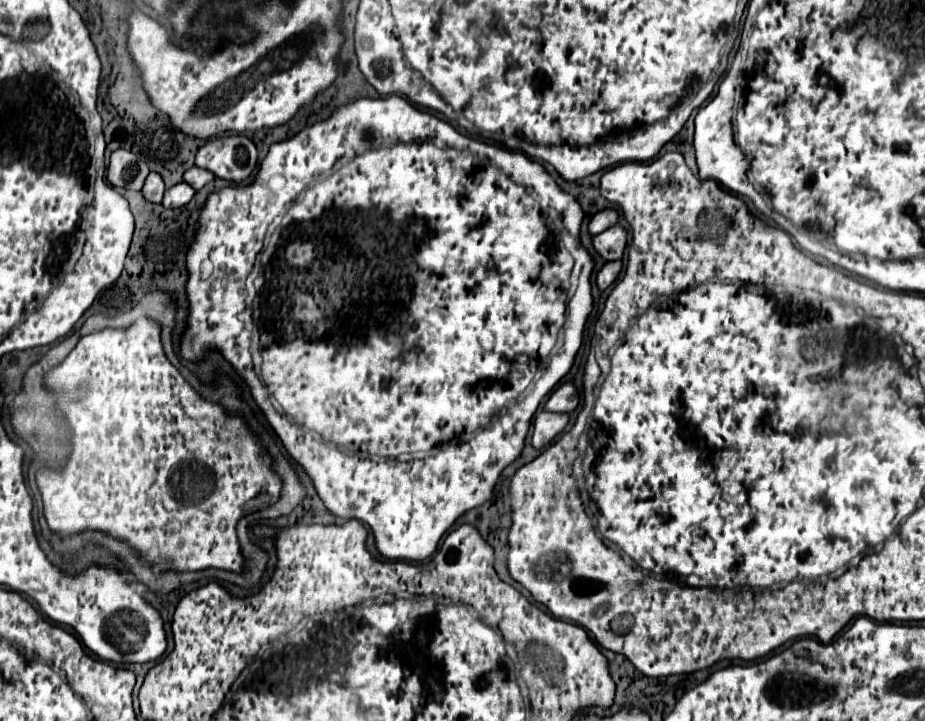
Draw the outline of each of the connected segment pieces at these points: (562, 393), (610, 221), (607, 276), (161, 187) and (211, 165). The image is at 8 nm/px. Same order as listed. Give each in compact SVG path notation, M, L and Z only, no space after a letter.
M565 382L561 384L547 400L545 404L545 410L549 412L573 412L579 404L579 392L573 384Z
M605 208L605 210L597 212L597 214L591 218L591 222L589 222L589 232L595 236L595 234L599 234L599 232L611 228L611 226L615 226L617 220L619 220L619 212L613 210L613 208Z
M615 260L615 262L607 262L599 270L599 274L597 274L597 286L599 286L599 290L605 290L607 286L611 286L617 280L617 276L621 272L621 266L623 266L623 262Z
M149 172L149 176L147 176L145 186L143 186L141 192L143 192L143 198L145 200L159 204L161 198L163 198L163 192L165 192L165 184L163 184L161 176L157 172Z
M243 134L207 140L197 150L195 164L213 172L217 178L243 182L251 178L257 166L257 148Z

